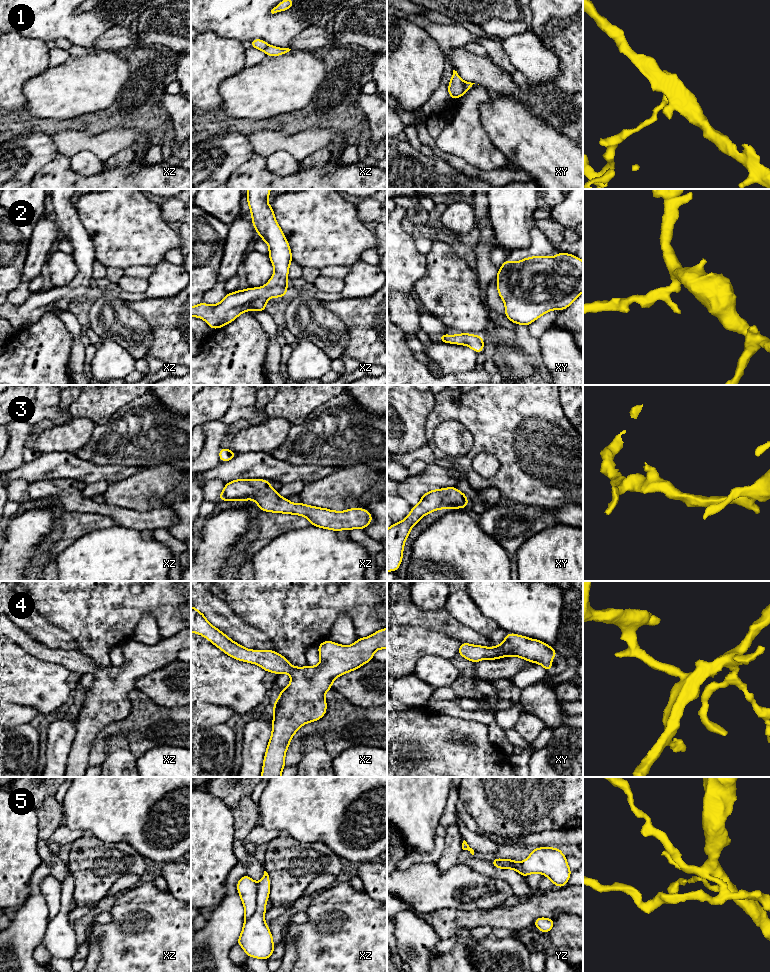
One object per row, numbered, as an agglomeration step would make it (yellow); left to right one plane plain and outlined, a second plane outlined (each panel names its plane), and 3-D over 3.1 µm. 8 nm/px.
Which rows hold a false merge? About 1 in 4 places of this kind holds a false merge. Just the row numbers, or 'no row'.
1, 5

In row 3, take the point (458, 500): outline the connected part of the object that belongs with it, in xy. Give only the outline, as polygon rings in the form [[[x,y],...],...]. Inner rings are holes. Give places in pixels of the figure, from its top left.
[[[456,487],[435,489],[422,495],[409,515],[387,529],[387,572],[396,572],[403,558],[404,544],[414,525],[425,515],[439,509],[463,509],[469,505],[466,495]]]

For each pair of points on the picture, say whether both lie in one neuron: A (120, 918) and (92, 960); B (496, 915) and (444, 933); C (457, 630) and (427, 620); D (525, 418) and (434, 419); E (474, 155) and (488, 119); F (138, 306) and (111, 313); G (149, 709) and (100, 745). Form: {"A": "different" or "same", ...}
{"A": "different", "B": "same", "C": "same", "D": "same", "E": "different", "F": "different", "G": "same"}

